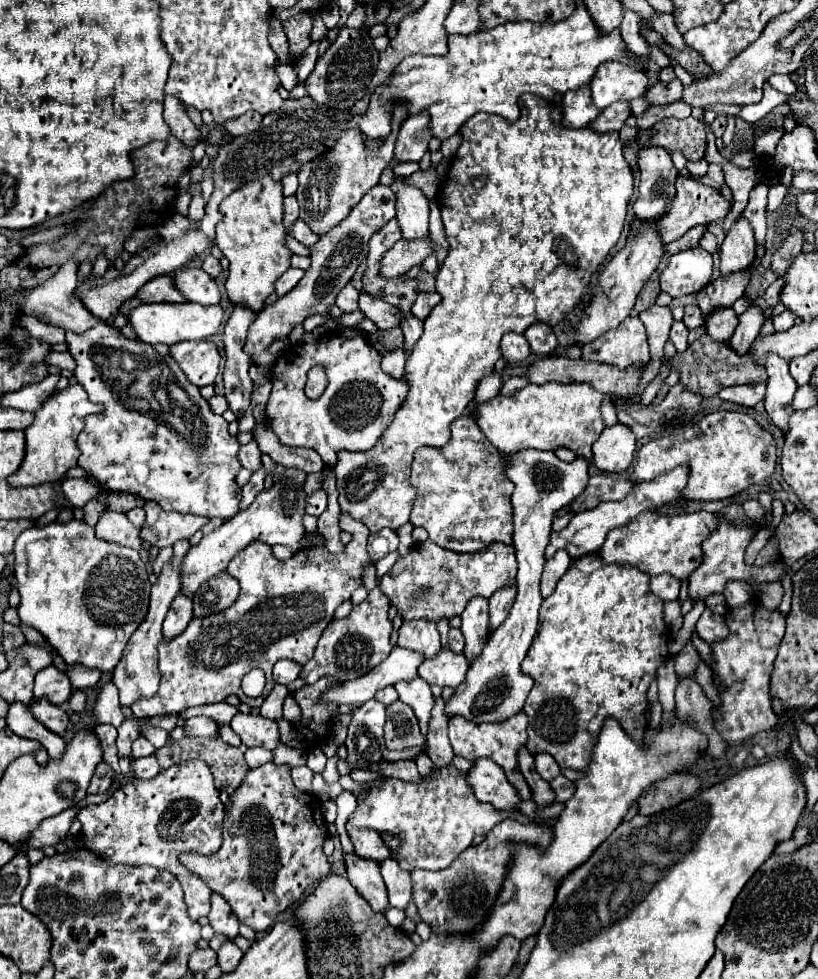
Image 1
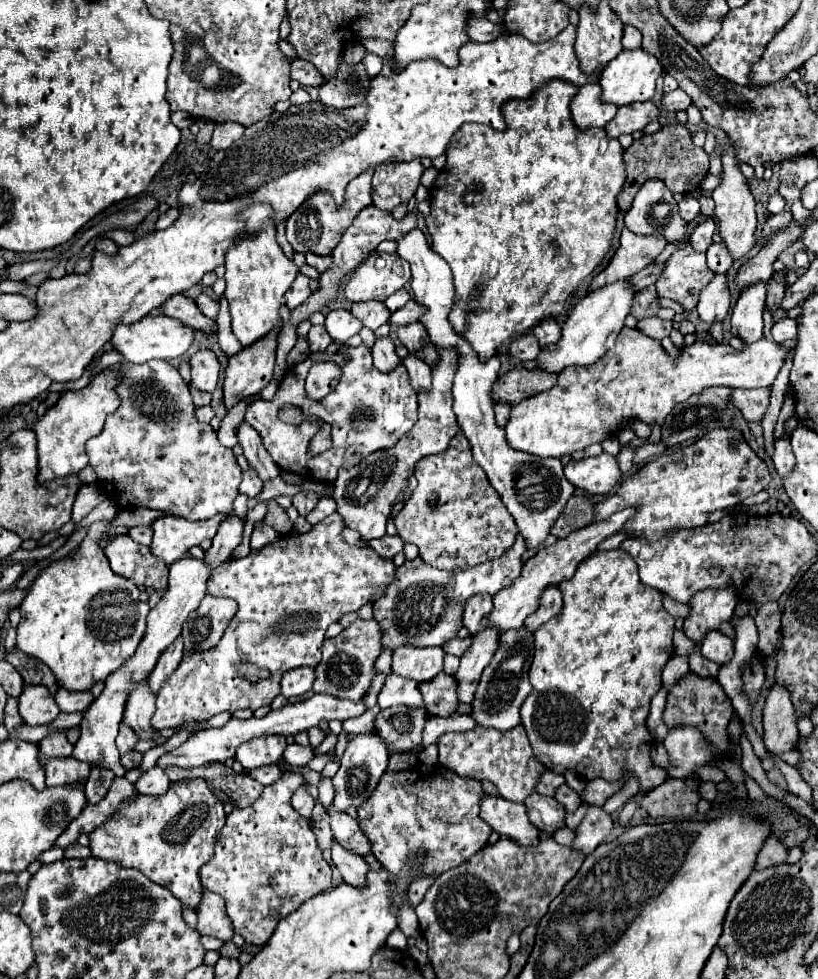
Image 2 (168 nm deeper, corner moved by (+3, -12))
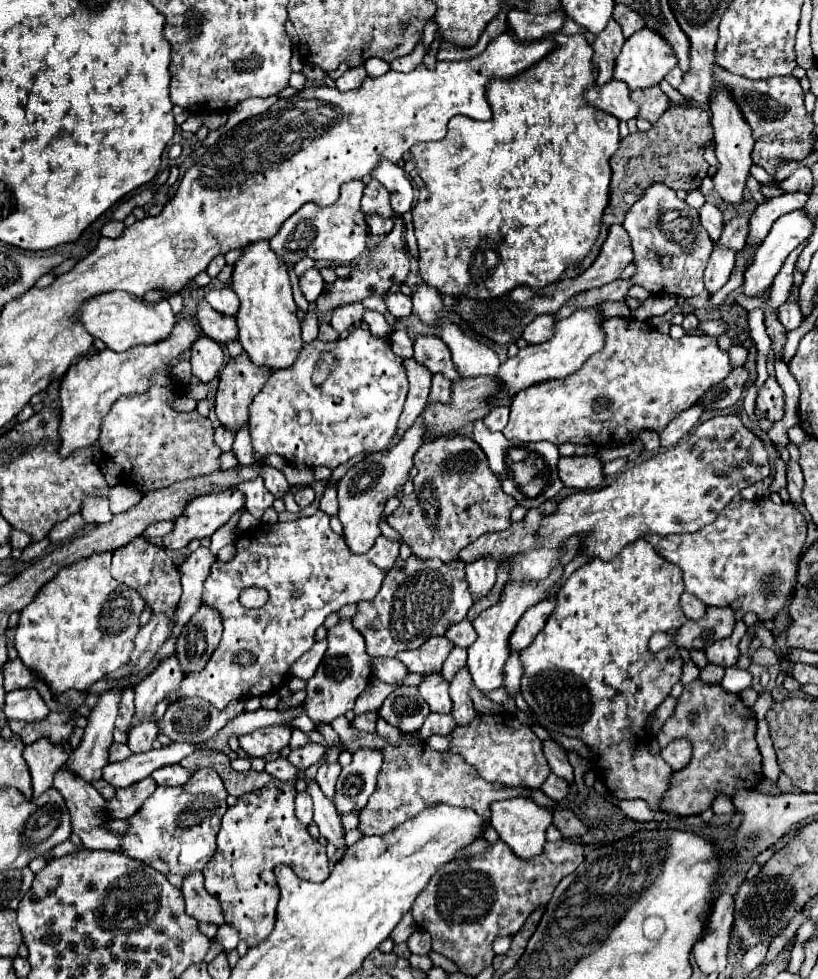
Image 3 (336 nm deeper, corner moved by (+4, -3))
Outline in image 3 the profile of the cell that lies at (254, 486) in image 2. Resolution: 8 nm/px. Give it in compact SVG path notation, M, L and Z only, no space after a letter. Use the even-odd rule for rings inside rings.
M256 476L254 480L240 482L238 490L246 496L246 510L260 522L264 510L268 506L272 506L272 502L274 502L274 496L266 490L264 480L260 476Z

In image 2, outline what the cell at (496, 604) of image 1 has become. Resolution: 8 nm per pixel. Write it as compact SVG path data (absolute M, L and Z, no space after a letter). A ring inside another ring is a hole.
M487 629L473 637L473 645L461 657L461 665L455 673L457 679L457 699L461 703L471 703L475 689L479 685L483 669L489 665L497 651L497 633Z

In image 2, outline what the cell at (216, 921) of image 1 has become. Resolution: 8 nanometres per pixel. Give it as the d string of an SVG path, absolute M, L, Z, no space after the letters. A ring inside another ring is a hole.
M203 889L203 897L197 905L197 931L201 935L211 935L221 941L231 941L233 925L225 913L223 897Z

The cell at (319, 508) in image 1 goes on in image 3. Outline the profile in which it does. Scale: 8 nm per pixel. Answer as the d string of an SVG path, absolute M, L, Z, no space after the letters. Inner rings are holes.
M328 486L324 496L320 498L320 510L326 512L328 516L334 516L338 512L338 500L336 500L336 488Z

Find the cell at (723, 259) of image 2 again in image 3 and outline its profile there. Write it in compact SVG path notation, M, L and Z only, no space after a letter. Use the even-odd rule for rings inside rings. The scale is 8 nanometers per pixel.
M742 214L742 216L736 216L732 218L724 230L722 230L722 236L720 240L716 242L716 246L724 246L728 250L742 250L744 244L746 244L746 236L748 236L748 220L750 220L752 214Z

